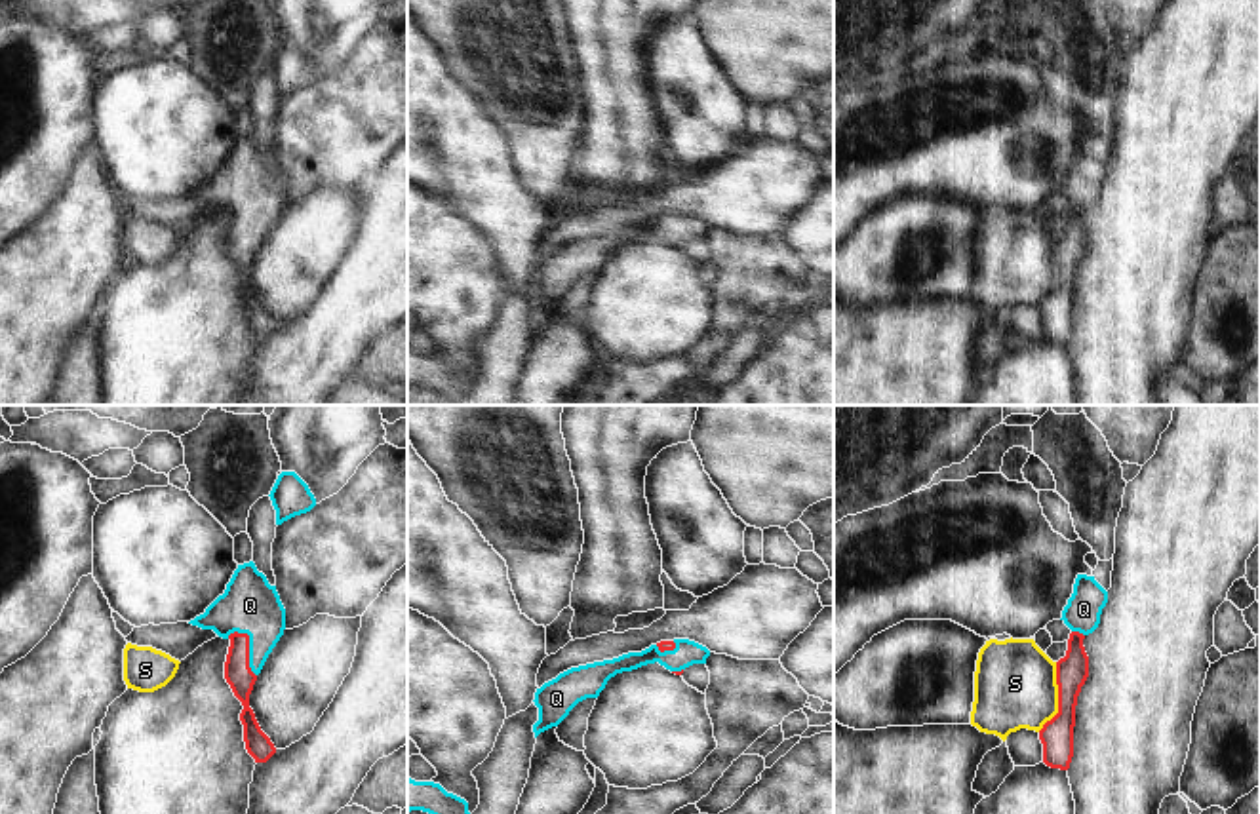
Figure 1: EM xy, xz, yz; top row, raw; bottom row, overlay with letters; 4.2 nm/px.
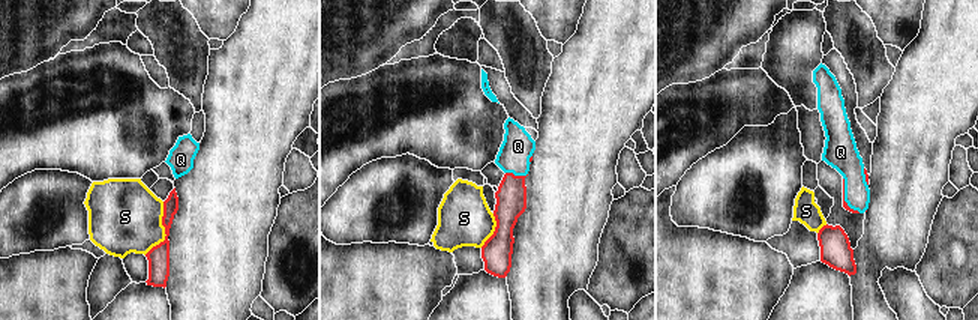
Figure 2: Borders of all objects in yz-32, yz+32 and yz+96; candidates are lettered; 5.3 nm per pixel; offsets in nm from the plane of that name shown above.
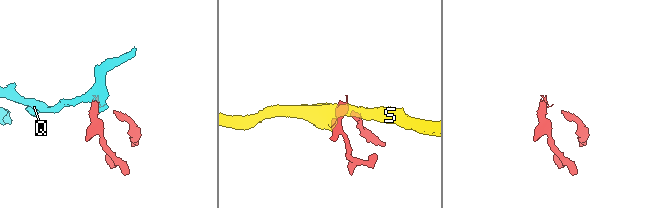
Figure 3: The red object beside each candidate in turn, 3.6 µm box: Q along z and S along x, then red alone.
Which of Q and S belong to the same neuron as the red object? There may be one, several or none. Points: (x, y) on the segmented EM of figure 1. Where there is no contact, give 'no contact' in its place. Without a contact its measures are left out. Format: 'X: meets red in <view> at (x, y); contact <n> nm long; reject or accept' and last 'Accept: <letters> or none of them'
Q: meets red in xy at (248, 647); contact 220 nm long; accept
S: meets red in yz at (1059, 697); contact 300 nm long; reject
Accept: Q

